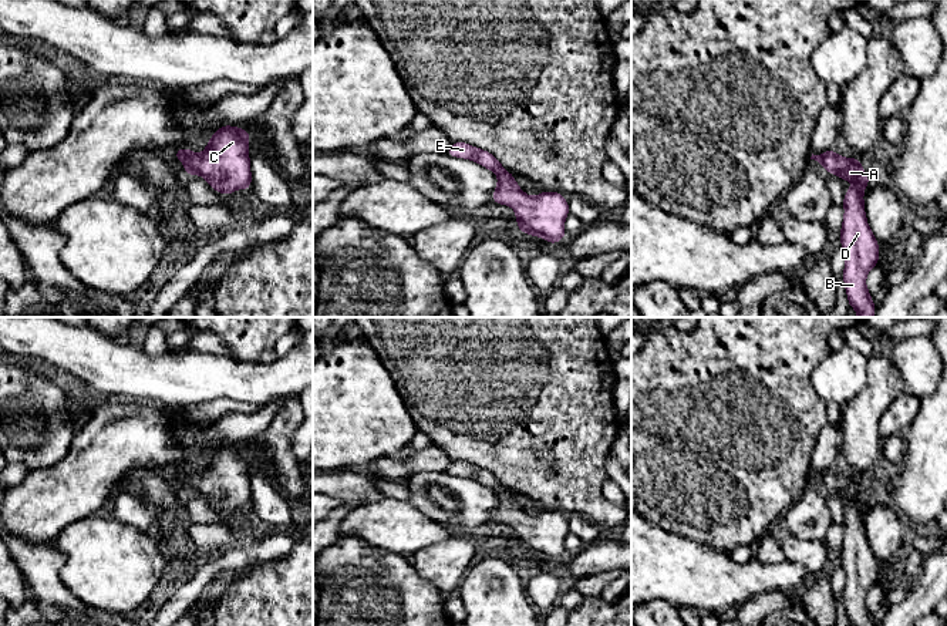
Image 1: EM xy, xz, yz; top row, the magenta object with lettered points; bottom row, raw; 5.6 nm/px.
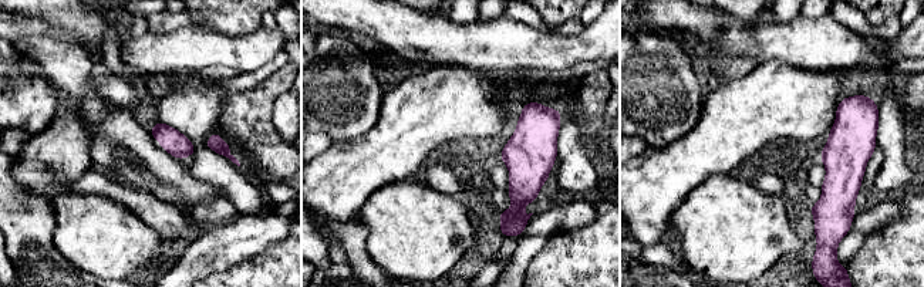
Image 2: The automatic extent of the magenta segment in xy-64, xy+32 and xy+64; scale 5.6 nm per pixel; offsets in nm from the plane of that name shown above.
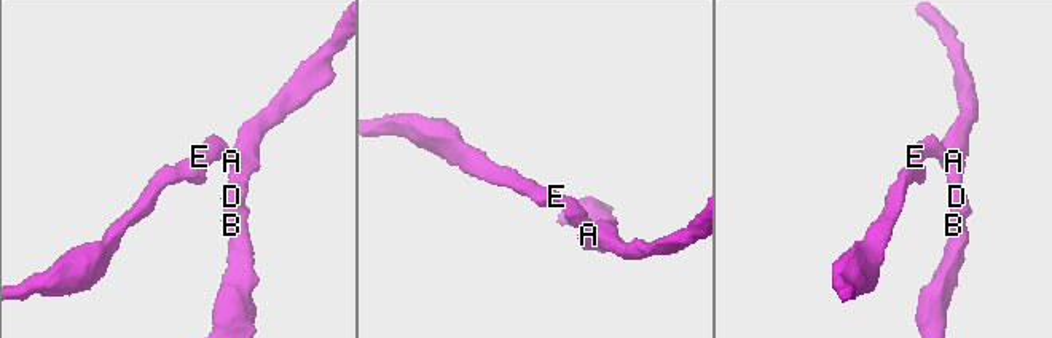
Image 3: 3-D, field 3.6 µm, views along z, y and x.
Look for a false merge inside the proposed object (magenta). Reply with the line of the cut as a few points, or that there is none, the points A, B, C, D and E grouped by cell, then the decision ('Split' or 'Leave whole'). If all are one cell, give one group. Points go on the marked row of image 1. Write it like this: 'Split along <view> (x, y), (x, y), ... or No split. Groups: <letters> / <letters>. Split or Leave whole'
No split. Groups: A B C D E. Leave whole

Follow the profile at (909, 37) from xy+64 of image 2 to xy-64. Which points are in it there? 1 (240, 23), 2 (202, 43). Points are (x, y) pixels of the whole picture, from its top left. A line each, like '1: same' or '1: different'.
1: different
2: same

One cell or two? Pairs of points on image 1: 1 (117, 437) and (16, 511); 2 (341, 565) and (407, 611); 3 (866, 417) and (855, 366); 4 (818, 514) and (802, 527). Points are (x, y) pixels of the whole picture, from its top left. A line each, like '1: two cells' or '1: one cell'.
1: one cell
2: one cell
3: two cells
4: one cell

